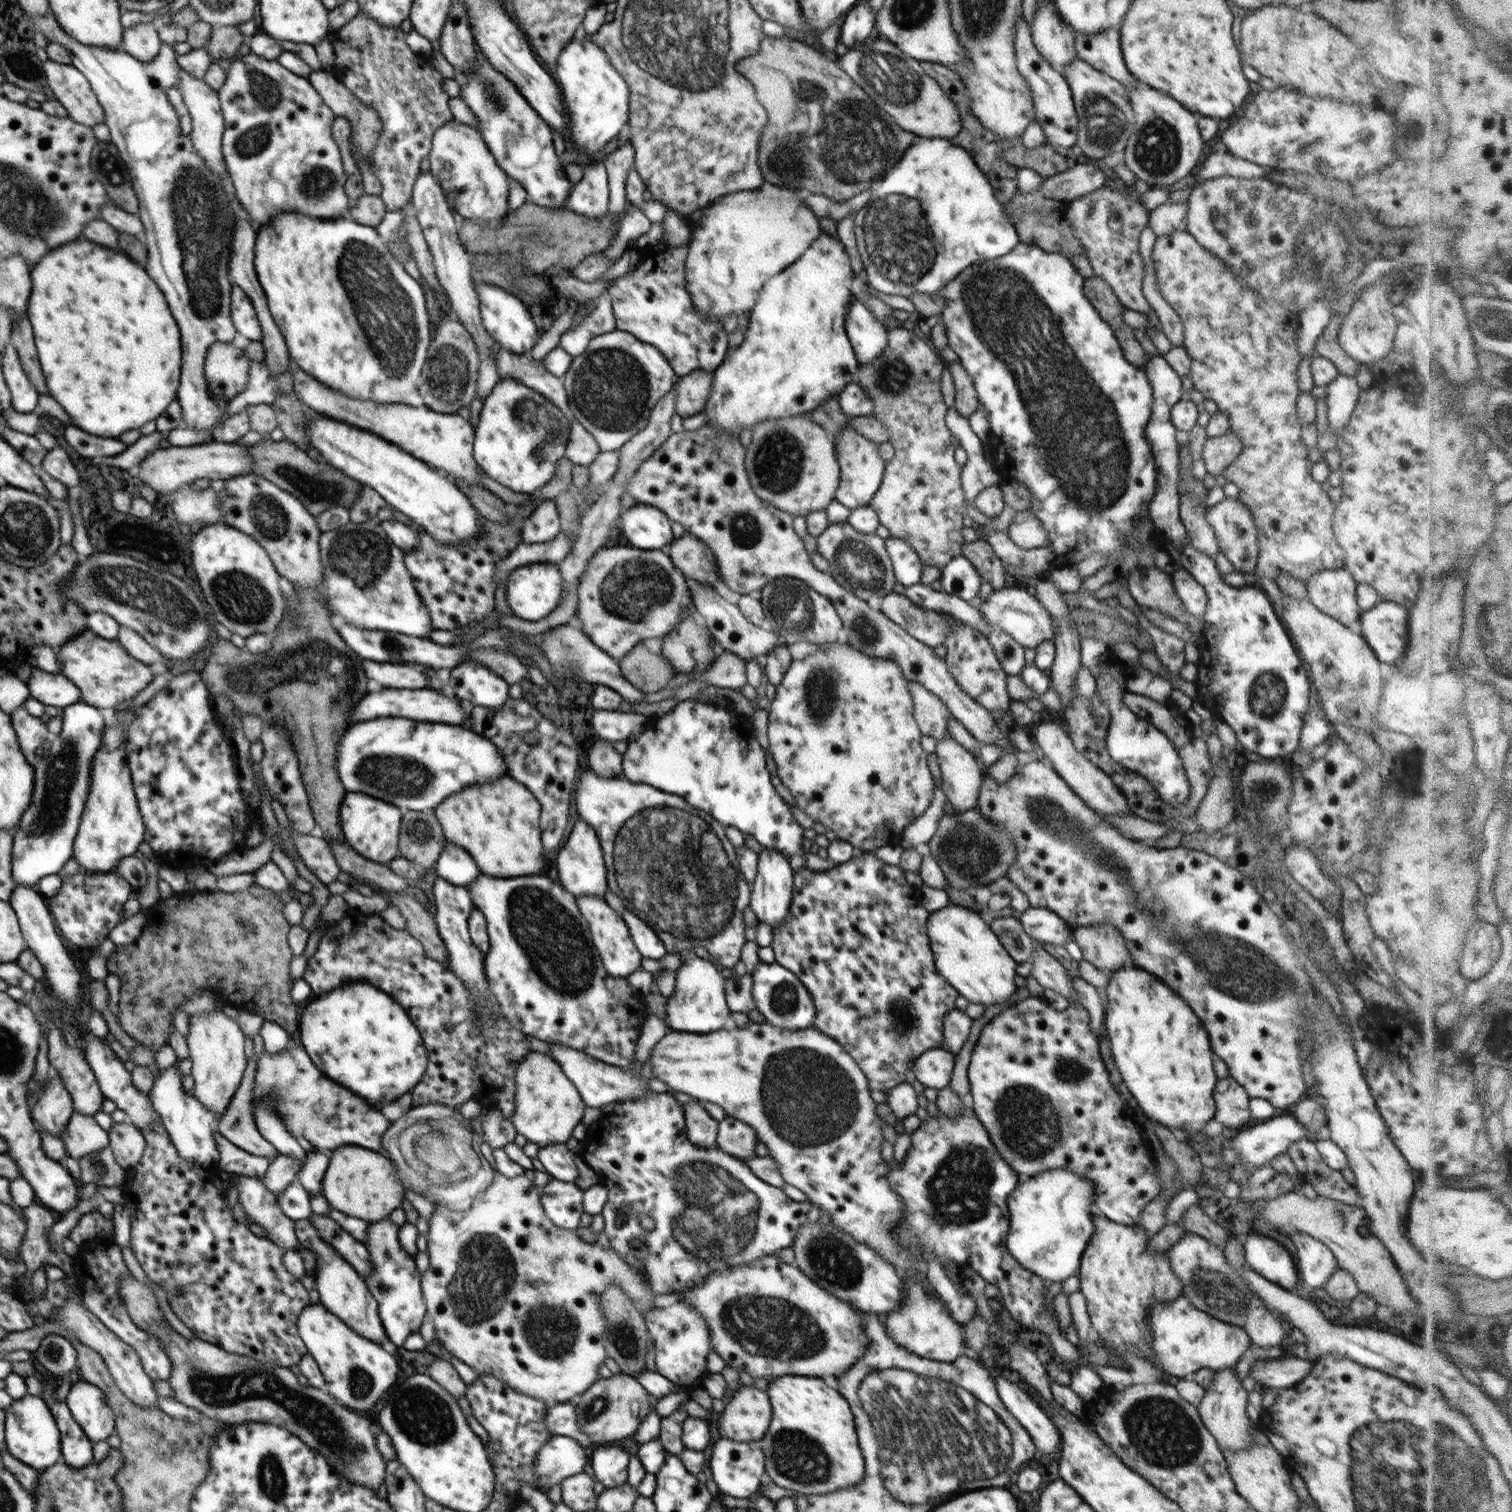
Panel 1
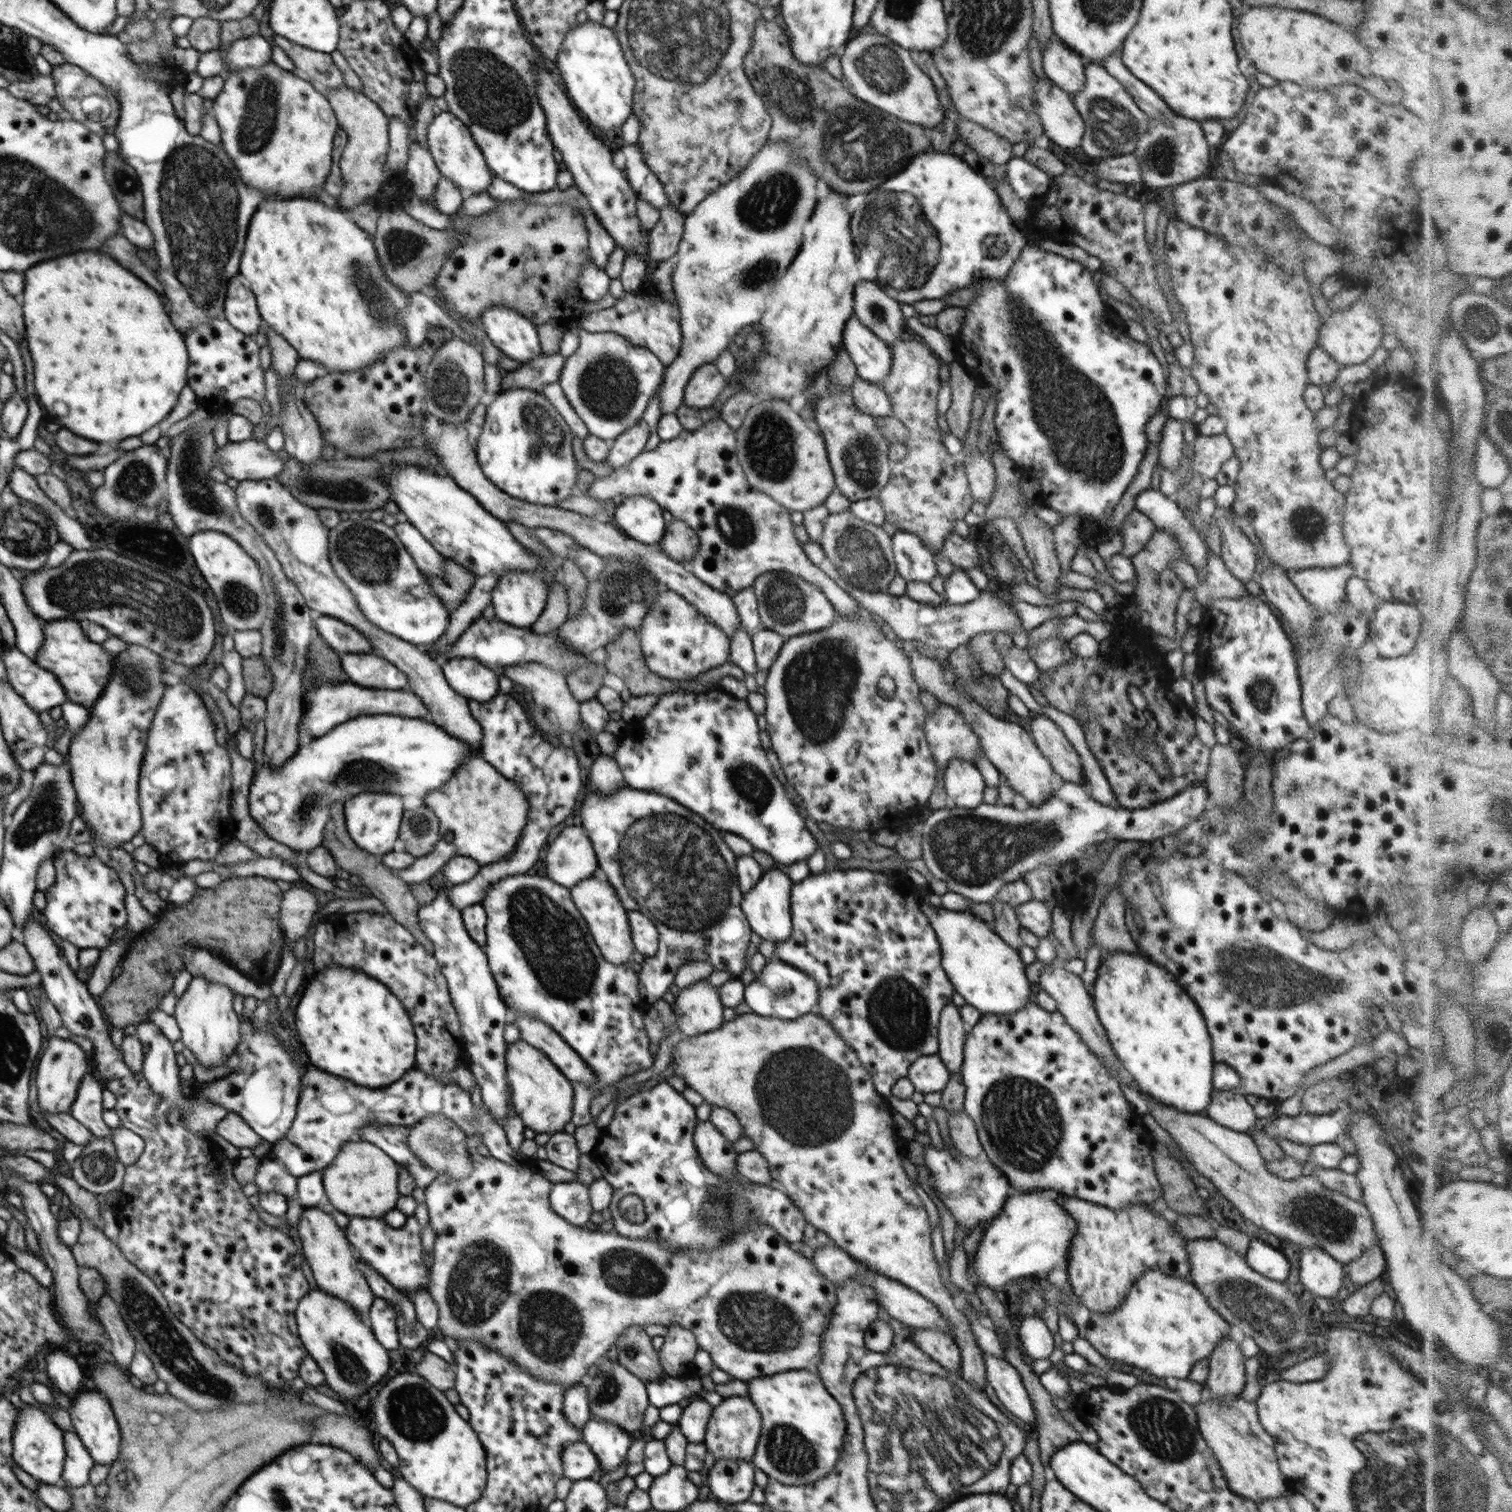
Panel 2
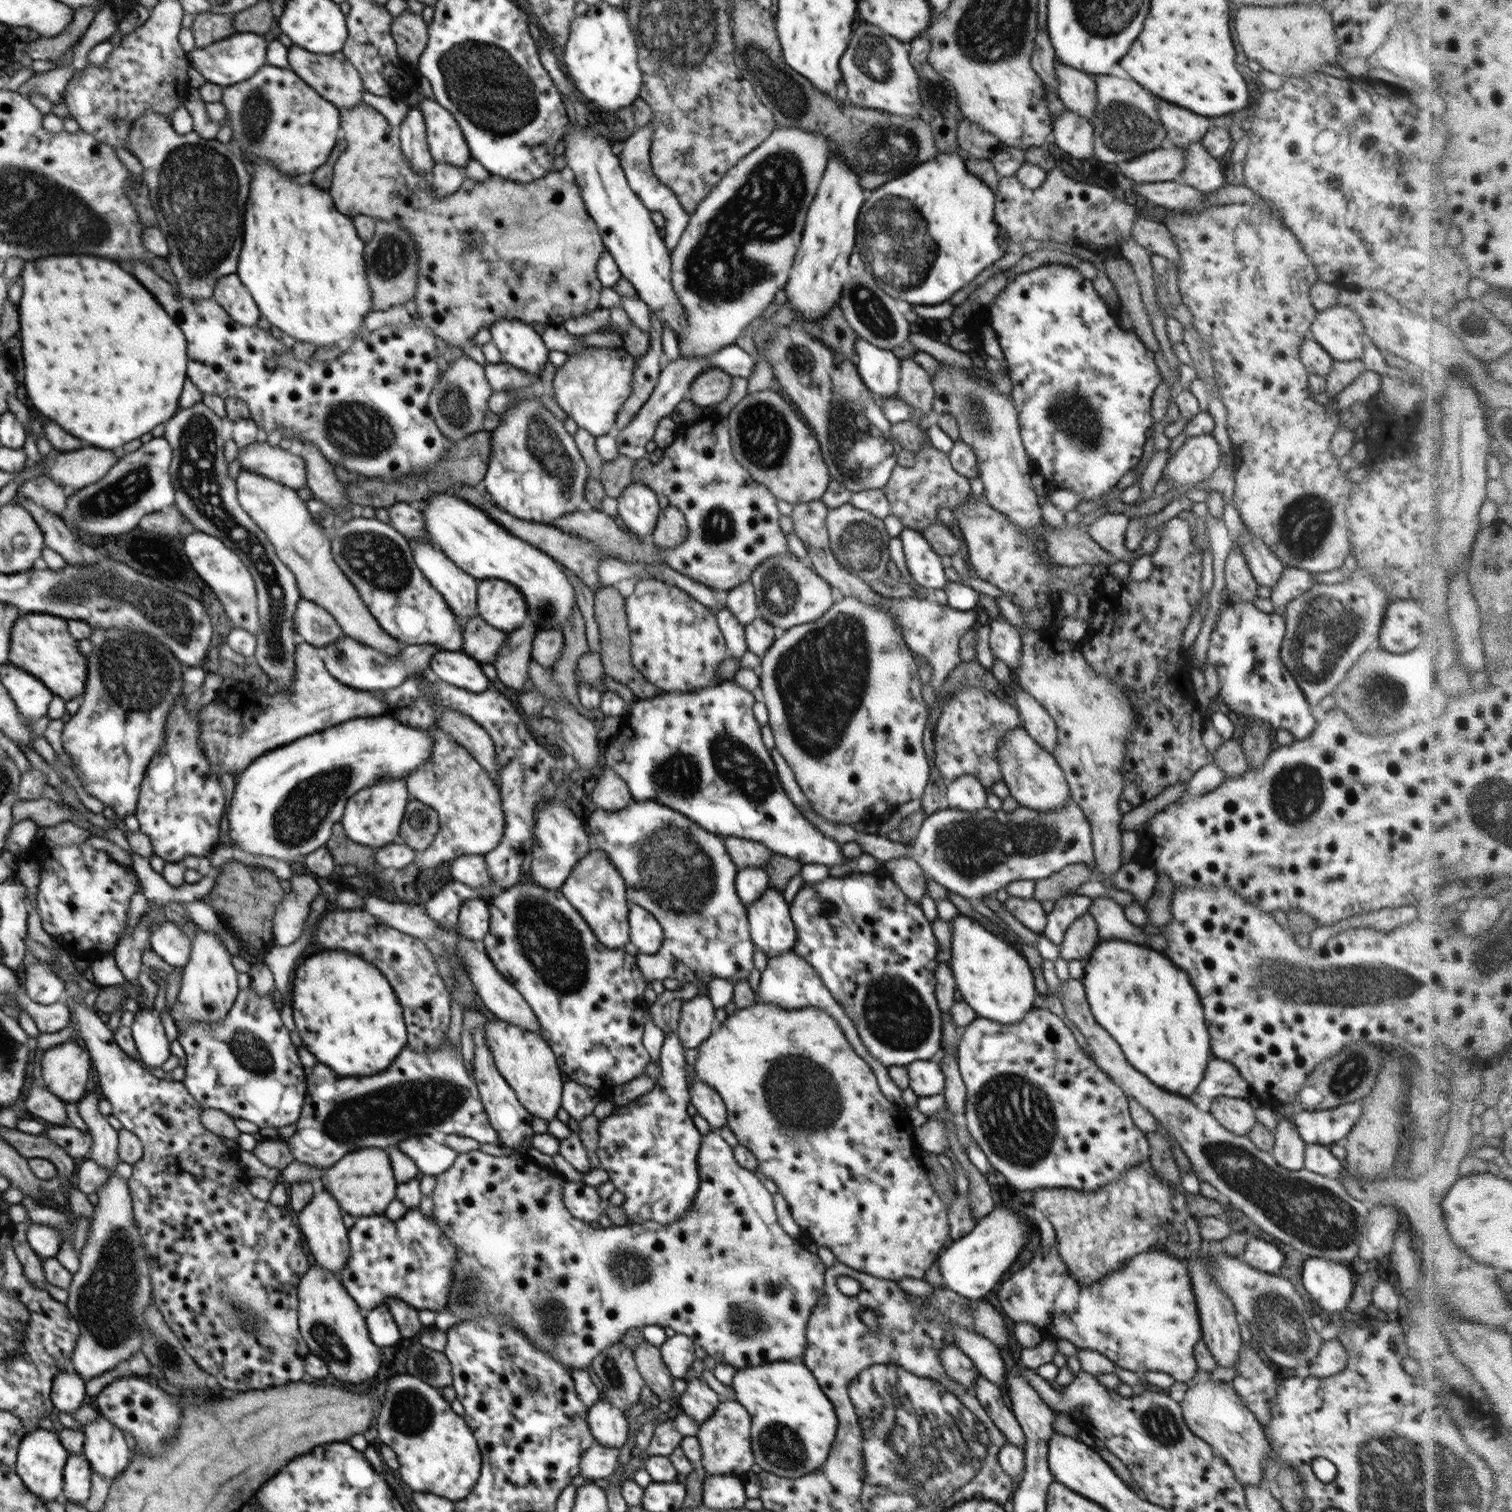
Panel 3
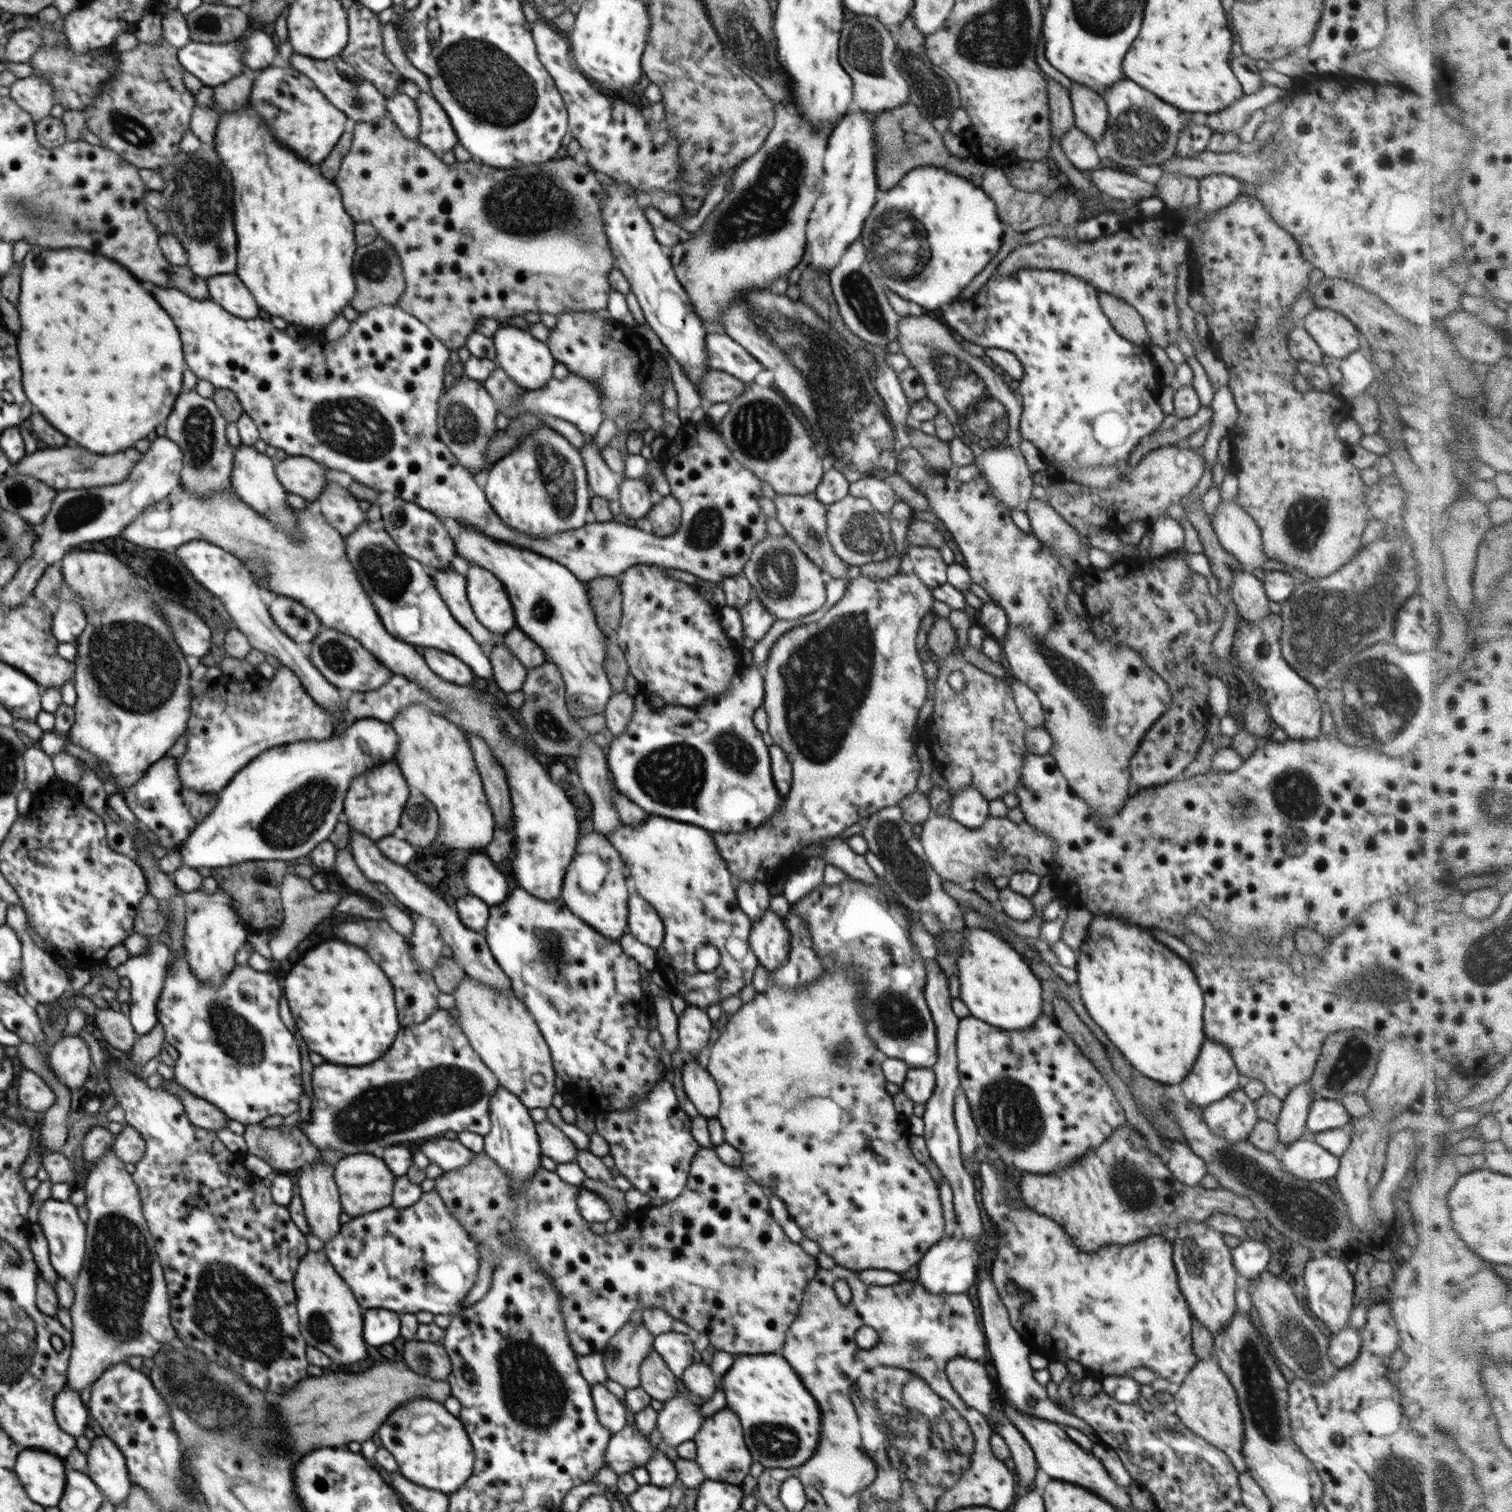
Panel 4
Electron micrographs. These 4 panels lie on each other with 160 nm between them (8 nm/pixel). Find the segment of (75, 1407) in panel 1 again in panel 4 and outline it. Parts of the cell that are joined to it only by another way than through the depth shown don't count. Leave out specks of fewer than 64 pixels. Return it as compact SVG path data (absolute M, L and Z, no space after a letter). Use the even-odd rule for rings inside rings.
M94 1435L87 1451L85 1473L99 1486L101 1493L116 1506L131 1489L132 1480L126 1457L106 1435Z

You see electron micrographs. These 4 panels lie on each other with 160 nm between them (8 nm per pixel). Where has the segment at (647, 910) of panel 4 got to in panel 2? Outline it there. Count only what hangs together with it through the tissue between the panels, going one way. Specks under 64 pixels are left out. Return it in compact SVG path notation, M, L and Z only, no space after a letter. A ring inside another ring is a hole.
M627 911L631 939L635 950L645 957L654 956L658 952L658 930L641 911Z

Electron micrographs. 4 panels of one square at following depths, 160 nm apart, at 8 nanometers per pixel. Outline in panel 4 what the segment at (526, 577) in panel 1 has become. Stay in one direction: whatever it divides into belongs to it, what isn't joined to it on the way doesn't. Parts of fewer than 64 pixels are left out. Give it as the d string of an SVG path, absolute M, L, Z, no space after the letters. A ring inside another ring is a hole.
M470 564L466 578L467 597L482 626L503 635L517 626L509 594L492 571Z

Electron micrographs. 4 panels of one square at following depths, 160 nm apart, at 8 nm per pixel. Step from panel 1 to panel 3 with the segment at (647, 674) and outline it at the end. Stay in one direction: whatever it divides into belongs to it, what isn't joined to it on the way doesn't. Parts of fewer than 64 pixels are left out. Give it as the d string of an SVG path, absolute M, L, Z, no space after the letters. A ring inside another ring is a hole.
M599 586L595 593L595 617L599 626L599 637L601 640L601 662L603 670L610 676L630 688L636 699L652 699L663 692L648 682L648 679L634 666L631 659L630 631L627 623L625 609L625 598L620 595L618 589L610 586Z

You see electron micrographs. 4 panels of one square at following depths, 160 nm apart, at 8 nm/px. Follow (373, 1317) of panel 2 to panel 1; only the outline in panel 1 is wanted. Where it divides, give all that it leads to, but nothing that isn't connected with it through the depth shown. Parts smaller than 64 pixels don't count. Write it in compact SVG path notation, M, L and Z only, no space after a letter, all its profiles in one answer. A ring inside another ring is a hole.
M389 1218L370 1223L368 1240L364 1242L371 1256L373 1269L365 1283L376 1300L378 1313L384 1330L396 1346L402 1347L404 1341L422 1326L427 1307L421 1291L421 1274L417 1269L415 1258L399 1244L399 1226Z

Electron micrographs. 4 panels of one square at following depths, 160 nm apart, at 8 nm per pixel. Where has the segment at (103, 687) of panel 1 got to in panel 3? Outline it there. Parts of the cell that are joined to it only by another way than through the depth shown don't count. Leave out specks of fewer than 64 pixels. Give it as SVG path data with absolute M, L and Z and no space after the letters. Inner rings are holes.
M22 614L14 623L11 630L11 647L9 652L9 662L18 666L22 670L33 674L53 695L62 698L66 703L70 700L82 698L84 688L87 686L89 678L89 662L87 655L78 649L79 641L76 640L69 631L67 619L63 619L52 614Z

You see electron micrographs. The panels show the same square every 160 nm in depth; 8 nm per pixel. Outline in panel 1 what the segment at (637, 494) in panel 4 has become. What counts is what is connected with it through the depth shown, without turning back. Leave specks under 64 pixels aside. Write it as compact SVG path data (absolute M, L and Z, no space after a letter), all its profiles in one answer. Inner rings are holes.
M637 504L620 514L621 540L640 549L660 549L674 540L671 520L659 508Z

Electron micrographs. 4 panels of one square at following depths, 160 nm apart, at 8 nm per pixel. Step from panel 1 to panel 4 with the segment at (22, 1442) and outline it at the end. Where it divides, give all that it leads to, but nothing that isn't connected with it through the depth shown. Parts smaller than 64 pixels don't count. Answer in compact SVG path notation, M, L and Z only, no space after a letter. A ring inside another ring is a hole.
M23 1449L15 1462L15 1471L27 1494L42 1506L57 1506L65 1493L67 1476L64 1476L62 1459L48 1451Z

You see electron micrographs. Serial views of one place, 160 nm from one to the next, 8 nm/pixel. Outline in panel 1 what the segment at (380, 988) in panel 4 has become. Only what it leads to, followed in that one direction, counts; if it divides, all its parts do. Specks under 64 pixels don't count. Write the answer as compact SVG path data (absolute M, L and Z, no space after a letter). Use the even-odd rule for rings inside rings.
M351 982L306 1002L300 1017L300 1042L312 1062L330 1079L368 1102L392 1102L410 1092L426 1072L428 1055L420 1031L388 993L364 982Z

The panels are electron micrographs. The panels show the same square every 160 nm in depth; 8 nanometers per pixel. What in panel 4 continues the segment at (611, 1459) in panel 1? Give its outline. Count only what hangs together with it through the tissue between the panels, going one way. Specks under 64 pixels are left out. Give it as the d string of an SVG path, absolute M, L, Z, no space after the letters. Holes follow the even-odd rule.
M604 1384L591 1387L591 1395L600 1424L611 1434L620 1432L626 1424L626 1409L618 1398L606 1389Z

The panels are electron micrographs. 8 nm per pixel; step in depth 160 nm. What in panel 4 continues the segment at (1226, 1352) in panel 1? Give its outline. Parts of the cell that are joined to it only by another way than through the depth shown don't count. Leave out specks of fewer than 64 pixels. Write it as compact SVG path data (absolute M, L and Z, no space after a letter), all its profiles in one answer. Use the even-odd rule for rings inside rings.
M983 1161L980 1164L980 1175L977 1177L978 1199L982 1201L982 1206L986 1210L986 1214L990 1220L996 1224L998 1228L998 1244L996 1250L998 1255L992 1262L991 1279L995 1283L996 1290L1006 1306L1009 1313L1011 1325L1018 1331L1018 1334L1024 1339L1024 1342L1030 1347L1032 1353L1038 1353L1046 1357L1049 1361L1058 1360L1062 1358L1069 1358L1080 1362L1084 1370L1088 1370L1088 1377L1092 1377L1100 1381L1104 1376L1127 1376L1135 1372L1138 1368L1148 1368L1160 1378L1169 1380L1173 1387L1179 1387L1183 1380L1187 1377L1188 1372L1195 1368L1198 1361L1197 1356L1193 1351L1193 1338L1192 1338L1192 1325L1193 1314L1189 1310L1185 1297L1181 1293L1178 1284L1177 1272L1173 1263L1173 1244L1166 1241L1164 1237L1152 1234L1146 1239L1134 1242L1130 1245L1108 1245L1108 1247L1101 1248L1096 1252L1084 1252L1074 1245L1072 1237L1066 1233L1064 1227L1058 1225L1058 1222L1035 1212L1033 1209L1028 1208L1021 1210L1018 1208L1016 1201L1020 1201L1020 1192L1016 1185L1007 1180L1003 1170L993 1170L988 1162ZM1000 1171L1000 1172L998 1172ZM1010 1281L1017 1284L1017 1291L1014 1294L1006 1291L1006 1283ZM1024 1294L1030 1295L1030 1302L1024 1302Z

